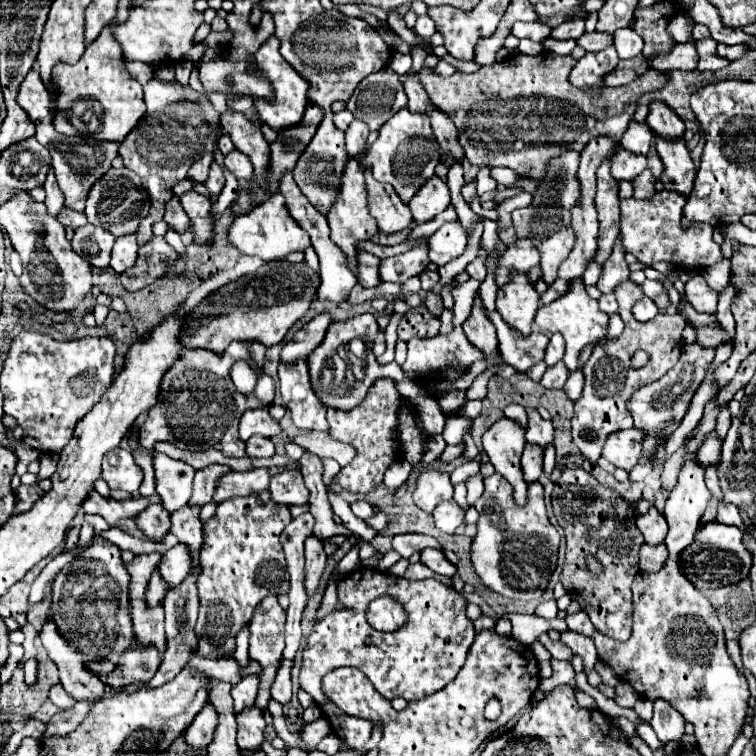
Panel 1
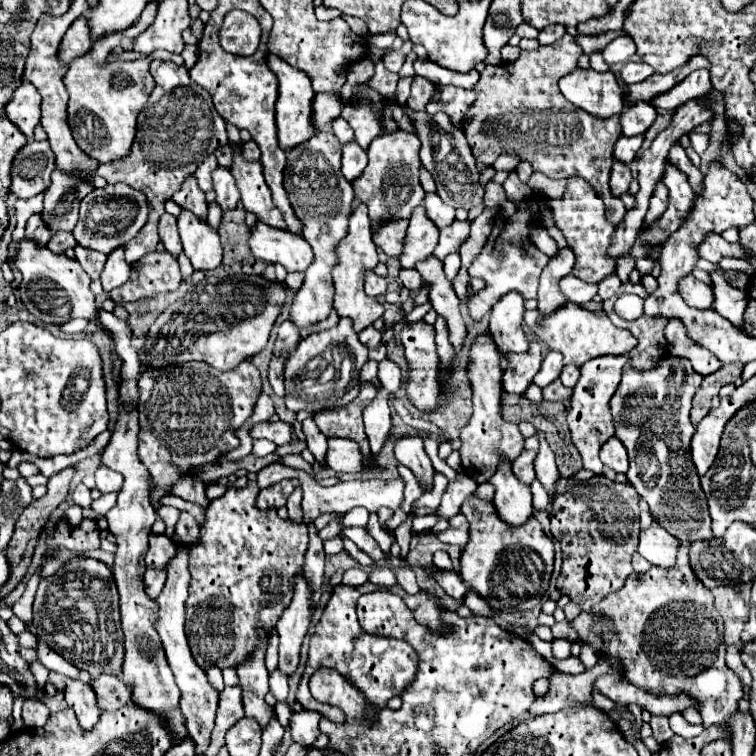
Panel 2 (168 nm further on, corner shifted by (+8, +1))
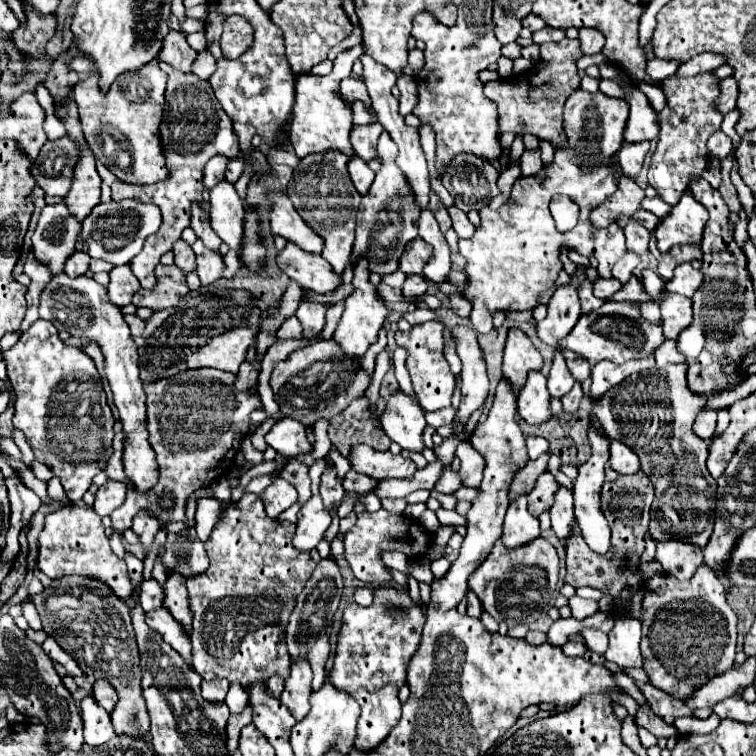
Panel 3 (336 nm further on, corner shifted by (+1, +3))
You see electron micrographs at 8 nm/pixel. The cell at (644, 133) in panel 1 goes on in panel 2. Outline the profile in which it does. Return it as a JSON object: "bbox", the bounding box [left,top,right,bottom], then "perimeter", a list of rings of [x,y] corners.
{"bbox":[615,134,643,164],"perimeter":[[[621,134],[617,144],[615,144],[615,158],[625,162],[625,164],[629,164],[635,158],[637,150],[641,148],[641,144],[643,144],[643,136],[641,134],[639,136],[625,136],[625,134]]]}

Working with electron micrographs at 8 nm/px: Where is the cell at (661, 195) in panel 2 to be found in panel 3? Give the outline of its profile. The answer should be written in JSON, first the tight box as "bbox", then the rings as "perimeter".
{"bbox":[648,72,722,206],"perimeter":[[[704,72],[692,78],[670,76],[662,82],[666,94],[666,108],[658,112],[658,146],[652,154],[652,164],[648,170],[648,182],[658,192],[658,196],[670,206],[678,204],[680,196],[690,190],[690,182],[698,178],[708,166],[708,138],[720,130],[722,112],[716,108],[716,98],[720,96],[720,80],[712,72]]]}

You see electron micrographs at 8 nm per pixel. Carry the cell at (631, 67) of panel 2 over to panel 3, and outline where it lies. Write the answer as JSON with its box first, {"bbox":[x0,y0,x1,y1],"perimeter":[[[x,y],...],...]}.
{"bbox":[646,58,682,82],"perimeter":[[[652,58],[652,60],[648,60],[646,72],[650,72],[650,78],[662,82],[664,78],[674,76],[680,64],[682,64],[680,60],[662,60],[662,58]]]}

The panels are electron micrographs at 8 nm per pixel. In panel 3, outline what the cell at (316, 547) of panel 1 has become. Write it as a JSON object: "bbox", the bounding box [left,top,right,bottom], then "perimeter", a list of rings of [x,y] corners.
{"bbox":[280,662,312,720],"perimeter":[[[294,662],[290,676],[284,682],[284,692],[280,696],[280,702],[288,708],[288,712],[296,720],[302,720],[310,710],[310,702],[308,702],[310,694],[312,694],[310,664]]]}

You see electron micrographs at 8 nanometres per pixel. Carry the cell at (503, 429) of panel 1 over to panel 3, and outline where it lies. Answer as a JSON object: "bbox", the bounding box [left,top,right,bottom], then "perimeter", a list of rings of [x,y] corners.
{"bbox":[502,496,540,550],"perimeter":[[[520,496],[516,502],[510,504],[506,512],[502,544],[508,550],[514,550],[514,548],[530,544],[538,536],[540,536],[540,522],[534,516],[530,516],[526,508],[526,496]]]}

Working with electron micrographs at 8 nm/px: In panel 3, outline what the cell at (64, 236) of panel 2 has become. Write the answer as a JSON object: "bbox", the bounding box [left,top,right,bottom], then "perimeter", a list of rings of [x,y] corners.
{"bbox":[64,252,90,278],"perimeter":[[[74,252],[74,256],[70,256],[70,260],[66,260],[64,272],[66,272],[70,278],[84,276],[84,274],[88,272],[88,262],[90,262],[90,256],[88,256],[86,252]]]}

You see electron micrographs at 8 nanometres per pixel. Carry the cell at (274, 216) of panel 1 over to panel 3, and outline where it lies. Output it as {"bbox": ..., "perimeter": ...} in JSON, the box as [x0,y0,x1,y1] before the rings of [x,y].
{"bbox":[276,244,342,294],"perimeter":[[[288,244],[276,260],[278,266],[306,290],[328,294],[340,288],[342,278],[332,270],[330,264],[326,264],[320,254],[302,252],[296,244]]]}

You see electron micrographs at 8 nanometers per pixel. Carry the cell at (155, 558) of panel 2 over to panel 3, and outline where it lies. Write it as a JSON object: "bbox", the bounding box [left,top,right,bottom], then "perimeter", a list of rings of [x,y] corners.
{"bbox":[164,572,192,632],"perimeter":[[[174,572],[174,576],[168,576],[166,580],[166,598],[164,606],[170,610],[170,614],[182,624],[186,632],[192,630],[192,610],[188,602],[188,590],[186,580]]]}

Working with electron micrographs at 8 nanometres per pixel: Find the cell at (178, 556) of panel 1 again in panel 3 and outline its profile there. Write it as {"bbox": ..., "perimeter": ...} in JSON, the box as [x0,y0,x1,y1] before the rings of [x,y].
{"bbox":[138,578,162,612],"perimeter":[[[154,578],[142,582],[138,602],[144,612],[150,612],[150,610],[156,610],[162,606],[162,588],[158,586],[158,582]]]}

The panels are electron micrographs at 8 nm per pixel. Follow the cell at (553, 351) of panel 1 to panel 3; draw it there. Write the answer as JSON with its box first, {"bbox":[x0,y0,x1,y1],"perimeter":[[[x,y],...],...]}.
{"bbox":[548,352,576,398],"perimeter":[[[556,352],[554,364],[552,364],[552,370],[550,370],[550,376],[548,376],[548,390],[550,390],[550,394],[554,398],[562,398],[562,396],[566,396],[572,390],[574,382],[576,380],[572,378],[572,374],[566,368],[566,360],[562,358],[560,352]]]}

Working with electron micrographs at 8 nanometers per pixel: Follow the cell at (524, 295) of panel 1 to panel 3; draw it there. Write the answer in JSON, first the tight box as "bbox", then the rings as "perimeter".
{"bbox":[502,328,542,390],"perimeter":[[[512,328],[508,332],[508,342],[504,350],[504,364],[502,372],[508,384],[514,390],[520,390],[526,384],[530,370],[542,370],[542,356],[534,348],[534,344],[528,340],[528,336],[522,330]]]}

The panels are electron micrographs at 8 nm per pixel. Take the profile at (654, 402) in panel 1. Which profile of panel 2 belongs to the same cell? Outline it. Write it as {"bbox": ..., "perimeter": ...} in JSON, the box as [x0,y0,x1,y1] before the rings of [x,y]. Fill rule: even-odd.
{"bbox":[611,356,713,544],"perimeter":[[[667,356],[653,370],[625,372],[617,392],[611,398],[611,414],[617,426],[615,436],[625,444],[629,452],[627,478],[631,480],[639,496],[647,500],[653,520],[667,528],[669,534],[673,534],[677,540],[687,544],[699,538],[713,538],[713,534],[709,532],[711,518],[707,518],[707,512],[703,514],[701,510],[705,508],[705,494],[699,486],[699,476],[695,474],[695,470],[691,470],[693,462],[689,456],[691,434],[695,432],[693,424],[689,422],[689,410],[691,398],[701,382],[703,376],[693,370],[687,358]],[[685,504],[689,514],[693,514],[693,508],[697,508],[699,512],[693,516],[701,518],[679,516]]]}

